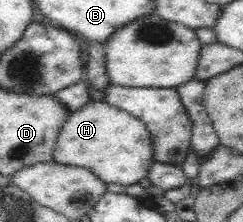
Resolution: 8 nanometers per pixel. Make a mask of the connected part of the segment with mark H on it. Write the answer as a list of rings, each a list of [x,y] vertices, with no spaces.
[[[89,102],[72,111],[60,126],[52,158],[64,165],[89,169],[103,182],[126,187],[147,176],[154,160],[154,142],[145,123],[107,102]]]

